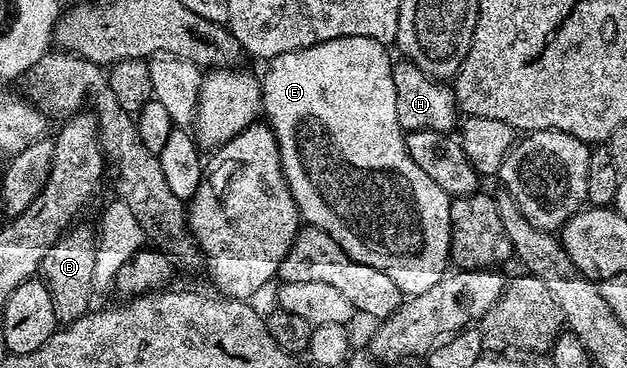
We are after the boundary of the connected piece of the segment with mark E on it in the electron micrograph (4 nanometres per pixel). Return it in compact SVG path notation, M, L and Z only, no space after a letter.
M338 38L304 48L300 52L287 52L281 56L275 56L267 65L268 73L262 76L262 116L268 127L271 128L273 135L276 136L276 145L280 151L280 165L303 223L320 228L326 234L330 234L330 238L334 238L334 242L338 242L338 246L342 246L342 250L346 250L346 254L350 254L350 258L385 272L394 282L394 286L398 286L405 297L411 298L426 294L426 290L430 290L437 282L445 279L446 273L449 271L452 200L446 194L446 190L442 190L442 186L437 186L423 170L418 170L414 158L410 158L410 154L406 150L405 133L398 122L398 110L396 109L394 78L392 77L394 60L388 57L388 51L389 49L385 45L370 38Z

